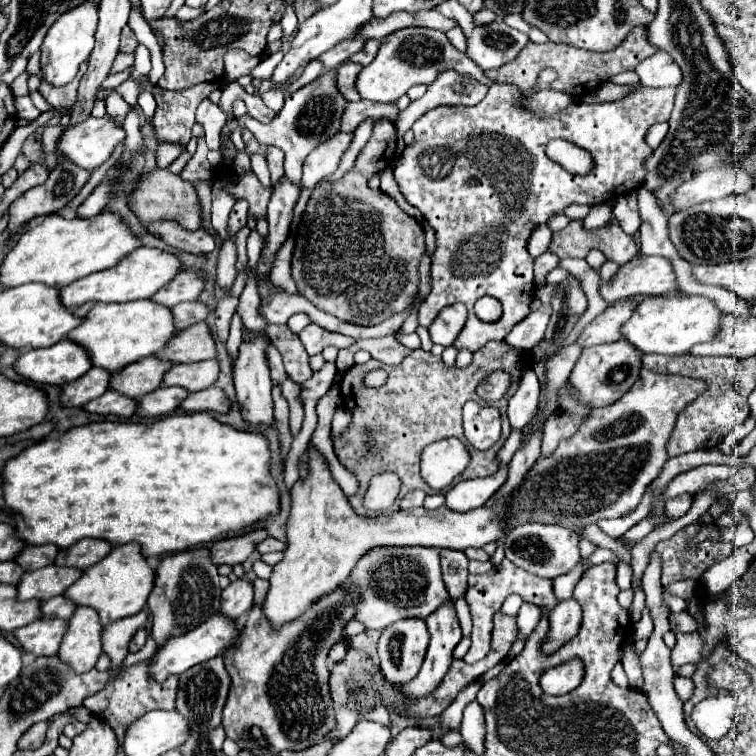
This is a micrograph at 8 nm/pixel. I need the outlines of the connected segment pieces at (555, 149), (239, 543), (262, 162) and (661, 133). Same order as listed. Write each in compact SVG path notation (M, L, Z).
M562 139L551 140L546 146L546 154L550 159L573 174L586 175L595 166L593 158L587 150Z
M259 528L259 530L247 532L247 534L235 536L235 538L217 540L211 546L213 562L217 562L217 564L231 564L231 566L241 564L243 560L249 558L249 554L255 550L255 546L259 542L263 542L267 536L269 536L269 532L265 528Z
M255 153L250 157L251 169L259 178L259 181L266 188L271 188L272 182L270 179L270 173L267 167L266 159L262 154Z
M663 122L663 124L653 124L653 126L649 128L649 132L647 132L647 144L649 144L651 148L657 148L657 146L661 144L661 140L665 138L665 134L667 134L667 122Z

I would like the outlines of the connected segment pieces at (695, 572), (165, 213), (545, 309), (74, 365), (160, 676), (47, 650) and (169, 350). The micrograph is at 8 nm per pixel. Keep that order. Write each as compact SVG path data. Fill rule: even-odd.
M699 524L685 526L675 536L655 546L655 550L663 558L663 576L661 576L663 586L685 578L699 580L709 566L725 560L733 552L733 546L729 546L727 542L709 542L709 540L689 550L687 544L691 538L695 538L697 530Z
M157 168L147 174L141 174L141 178L137 180L137 188L129 198L129 208L137 214L141 222L177 220L187 230L201 228L201 206L195 194L195 184L181 180L181 176L171 174L167 168Z
M543 286L543 288L539 288L537 296L541 298L543 306L536 311L532 311L525 320L521 320L511 330L511 334L507 334L505 342L511 348L517 348L521 352L529 352L531 348L535 348L544 339L544 334L549 323L548 320L551 316L549 302L553 298L553 292L555 292L555 286Z
M61 340L49 350L27 350L13 364L15 372L33 384L61 386L83 376L89 368L89 356L81 346Z
M215 614L205 624L197 626L195 630L169 638L169 642L165 642L163 646L159 646L155 650L155 654L151 656L151 660L149 660L149 676L151 676L151 680L163 682L167 676L173 676L173 674L179 676L185 670L193 668L195 664L201 664L205 660L215 658L229 644L233 644L237 640L237 634L239 634L239 628L237 628L237 624L233 620L229 620L229 618L221 616L221 614Z
M35 620L23 628L17 628L13 636L19 640L25 652L35 656L55 656L65 630L67 622L63 620Z
M197 322L177 334L169 340L169 346L165 350L159 350L155 358L161 360L177 360L177 362L201 362L215 358L215 342L211 338L211 332L205 322Z

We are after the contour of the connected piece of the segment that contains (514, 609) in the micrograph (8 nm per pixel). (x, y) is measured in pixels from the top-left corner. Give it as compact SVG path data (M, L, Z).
M509 596L505 602L503 602L503 606L501 606L501 612L505 612L505 614L509 614L509 616L517 616L517 612L519 612L519 608L521 608L521 604L523 604L523 600L519 598L519 596Z

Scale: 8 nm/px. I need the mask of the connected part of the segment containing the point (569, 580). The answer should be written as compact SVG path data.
M581 560L571 572L561 574L561 576L555 578L553 588L555 588L555 594L557 594L559 600L565 600L565 598L571 598L573 596L573 588L579 582L579 578L583 576L583 570L585 570L585 562Z

